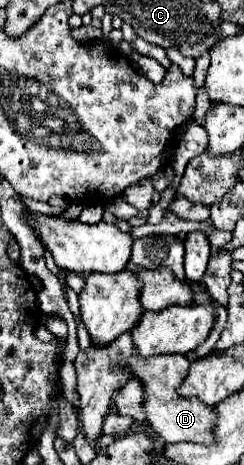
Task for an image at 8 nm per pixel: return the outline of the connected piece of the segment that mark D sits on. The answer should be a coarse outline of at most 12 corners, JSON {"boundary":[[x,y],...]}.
{"boundary":[[186,355],[130,357],[166,443],[212,443],[214,407],[182,399]]}

